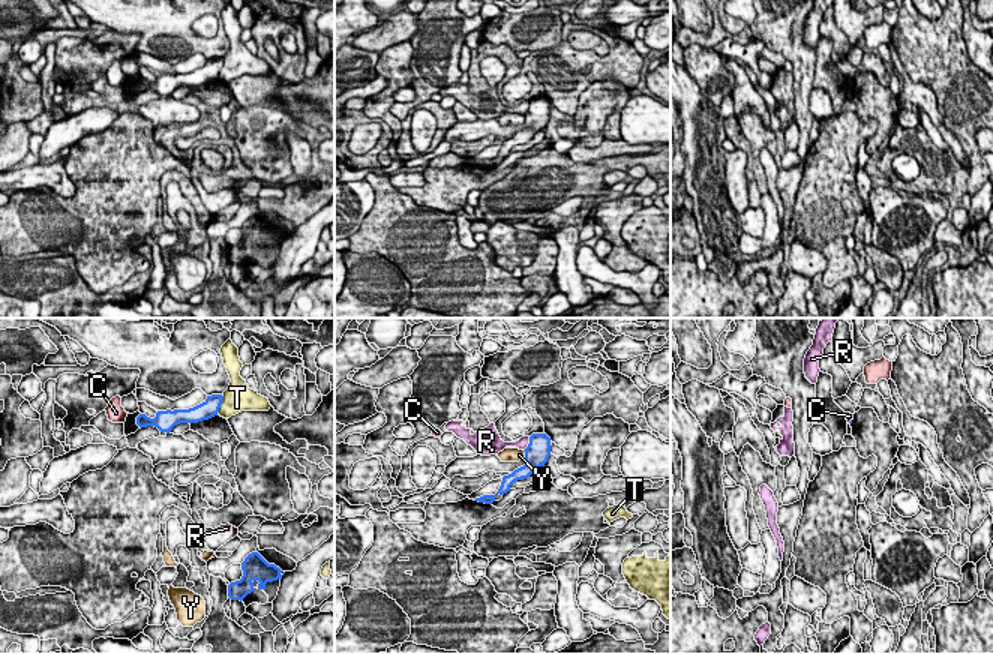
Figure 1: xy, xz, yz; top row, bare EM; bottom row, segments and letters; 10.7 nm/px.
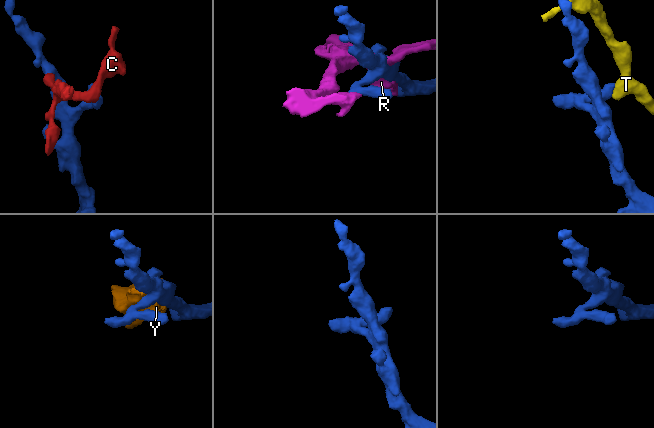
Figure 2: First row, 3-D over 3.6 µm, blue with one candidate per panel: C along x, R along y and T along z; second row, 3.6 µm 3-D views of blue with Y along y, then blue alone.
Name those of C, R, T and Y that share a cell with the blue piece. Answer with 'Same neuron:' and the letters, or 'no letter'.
Same neuron: no letter

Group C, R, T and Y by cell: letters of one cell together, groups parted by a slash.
C / R / T / Y

